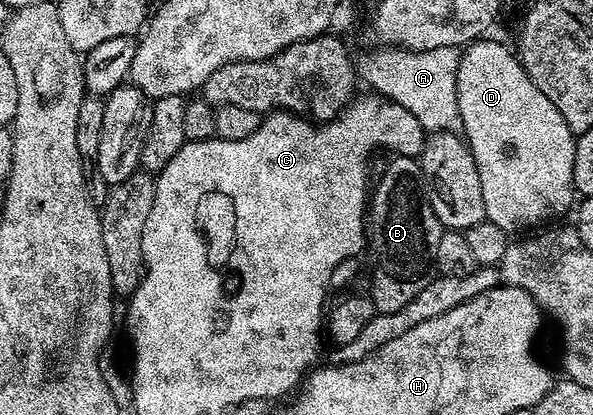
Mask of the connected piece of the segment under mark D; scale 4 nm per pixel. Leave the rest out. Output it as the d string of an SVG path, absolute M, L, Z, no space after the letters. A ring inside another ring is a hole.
M482 37L468 44L457 61L457 104L461 131L475 157L486 220L507 233L523 233L572 208L575 201L576 134L555 105L527 77L520 59L497 39Z

